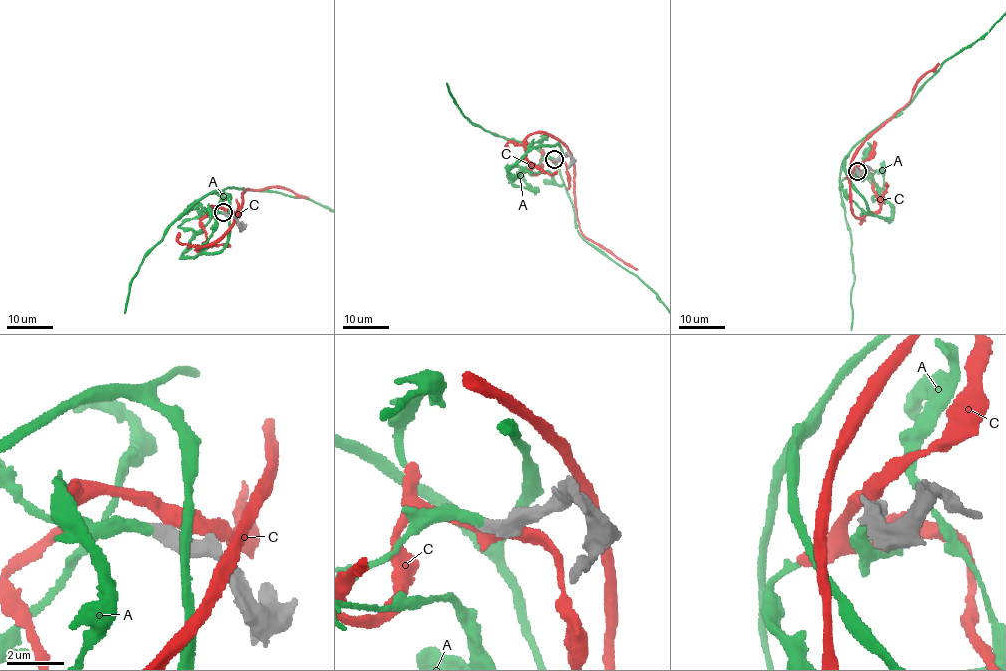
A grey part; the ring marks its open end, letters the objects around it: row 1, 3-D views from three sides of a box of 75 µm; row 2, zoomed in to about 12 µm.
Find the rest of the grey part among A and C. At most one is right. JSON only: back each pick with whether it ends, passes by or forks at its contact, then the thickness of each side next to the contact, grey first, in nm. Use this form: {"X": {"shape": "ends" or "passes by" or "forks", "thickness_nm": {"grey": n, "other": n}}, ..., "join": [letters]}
{"A": {"shape": "ends", "thickness_nm": {"grey": 500, "other": 360}}, "join": ["A"]}

